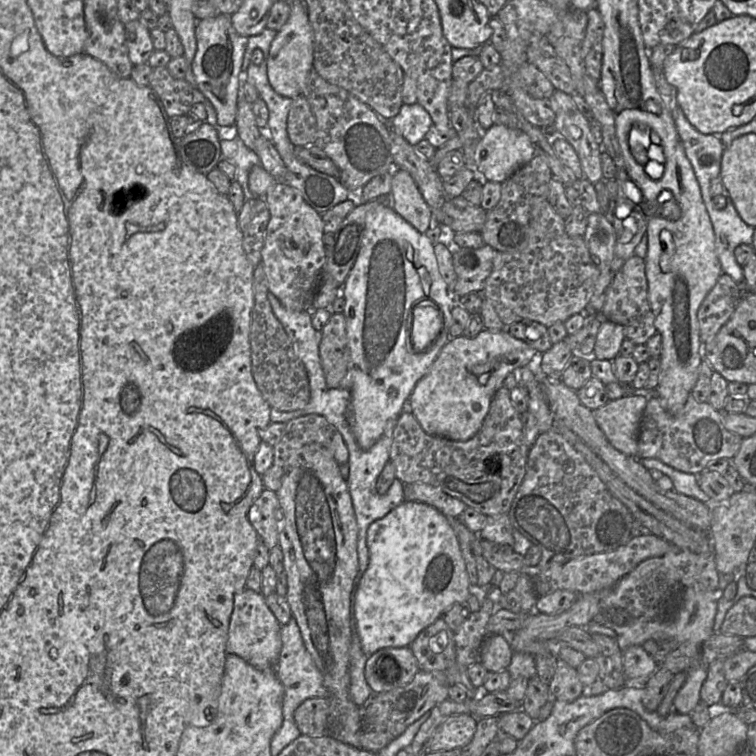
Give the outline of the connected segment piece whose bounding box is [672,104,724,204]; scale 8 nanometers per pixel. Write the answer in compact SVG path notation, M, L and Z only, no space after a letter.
M678 104L672 112L672 116L685 154L695 172L705 204L705 196L710 194L712 180L720 176L724 151L724 145L719 138L721 134L702 134L699 132L688 121Z

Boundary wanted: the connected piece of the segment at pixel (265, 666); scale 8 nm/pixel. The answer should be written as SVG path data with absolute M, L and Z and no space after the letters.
M247 588L236 593L228 627L227 654L235 654L257 669L275 672L281 648L281 625L263 595Z

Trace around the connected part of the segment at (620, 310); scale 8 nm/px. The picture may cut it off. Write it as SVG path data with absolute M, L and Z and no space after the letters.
M633 255L614 275L606 291L602 315L608 321L628 326L649 311L645 260Z

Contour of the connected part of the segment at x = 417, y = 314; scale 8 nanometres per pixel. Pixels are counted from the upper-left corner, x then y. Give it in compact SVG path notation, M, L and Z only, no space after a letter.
M431 301L421 302L411 315L411 343L415 352L426 350L437 339L443 326L441 313Z

